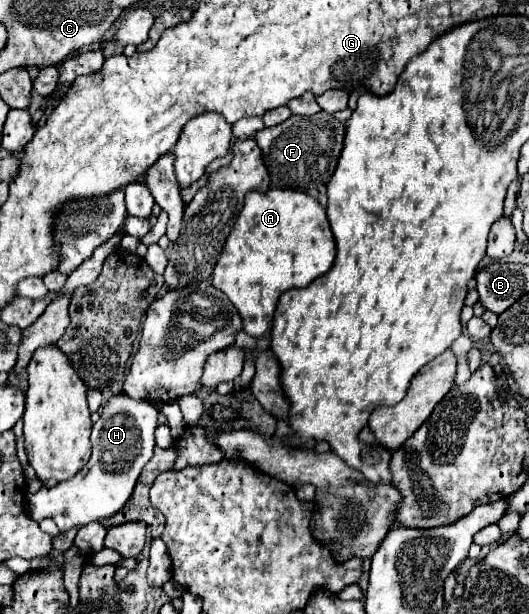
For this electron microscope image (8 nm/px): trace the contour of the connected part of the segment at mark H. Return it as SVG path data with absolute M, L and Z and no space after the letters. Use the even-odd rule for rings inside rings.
M112 396L102 408L100 420L92 426L92 456L88 464L70 480L58 482L52 488L40 488L36 494L26 498L26 512L38 522L52 518L60 532L82 528L90 522L104 520L128 502L142 468L154 454L154 430L158 410L148 400L132 400L130 396Z

